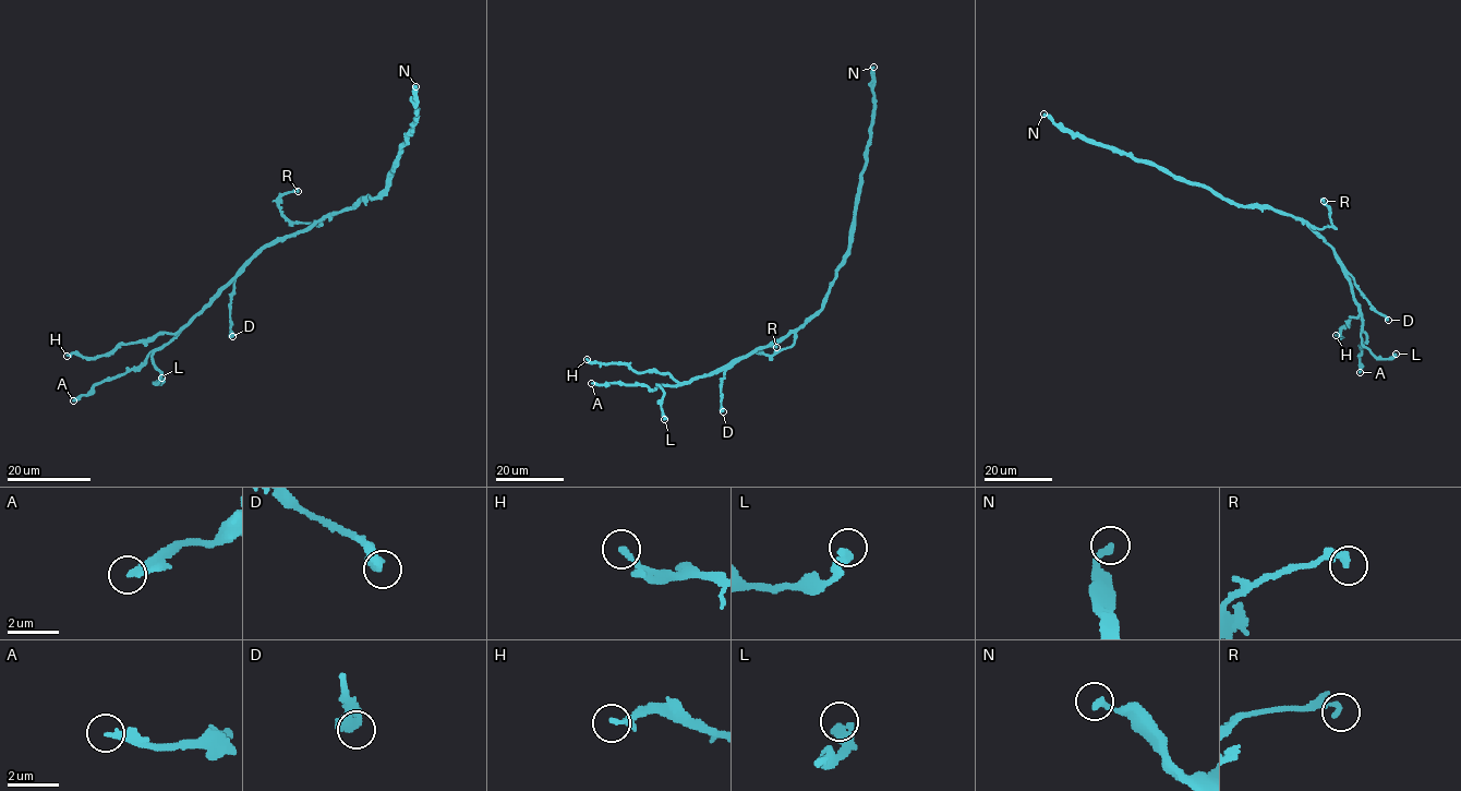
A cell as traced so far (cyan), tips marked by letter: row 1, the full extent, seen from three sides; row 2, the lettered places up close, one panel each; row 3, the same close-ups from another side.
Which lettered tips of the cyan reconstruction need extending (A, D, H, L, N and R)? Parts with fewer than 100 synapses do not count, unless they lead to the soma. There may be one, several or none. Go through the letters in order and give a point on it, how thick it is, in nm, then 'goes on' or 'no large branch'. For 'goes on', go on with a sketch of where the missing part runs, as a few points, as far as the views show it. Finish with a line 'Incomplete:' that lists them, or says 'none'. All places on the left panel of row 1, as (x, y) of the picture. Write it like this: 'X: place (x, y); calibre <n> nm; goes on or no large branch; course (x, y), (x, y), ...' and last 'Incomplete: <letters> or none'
A: place (73, 400); calibre 240 nm; no large branch
D: place (232, 336); calibre 460 nm; no large branch
H: place (67, 356); calibre 190 nm; no large branch
L: place (161, 378); calibre 320 nm; no large branch
N: place (415, 86); calibre 280 nm; no large branch
R: place (298, 191); calibre 220 nm; no large branch
Incomplete: none

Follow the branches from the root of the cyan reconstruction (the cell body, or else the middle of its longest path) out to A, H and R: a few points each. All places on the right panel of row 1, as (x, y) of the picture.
A: (1293, 217), (1303, 218), (1332, 249), (1349, 282), (1361, 314), (1362, 330), (1366, 334), (1360, 355), (1360, 372)
H: (1293, 217), (1303, 218), (1332, 249), (1357, 306), (1359, 314), (1350, 316), (1349, 325), (1340, 337), (1336, 335)
R: (1293, 217), (1320, 229), (1330, 226), (1330, 208), (1324, 201)

